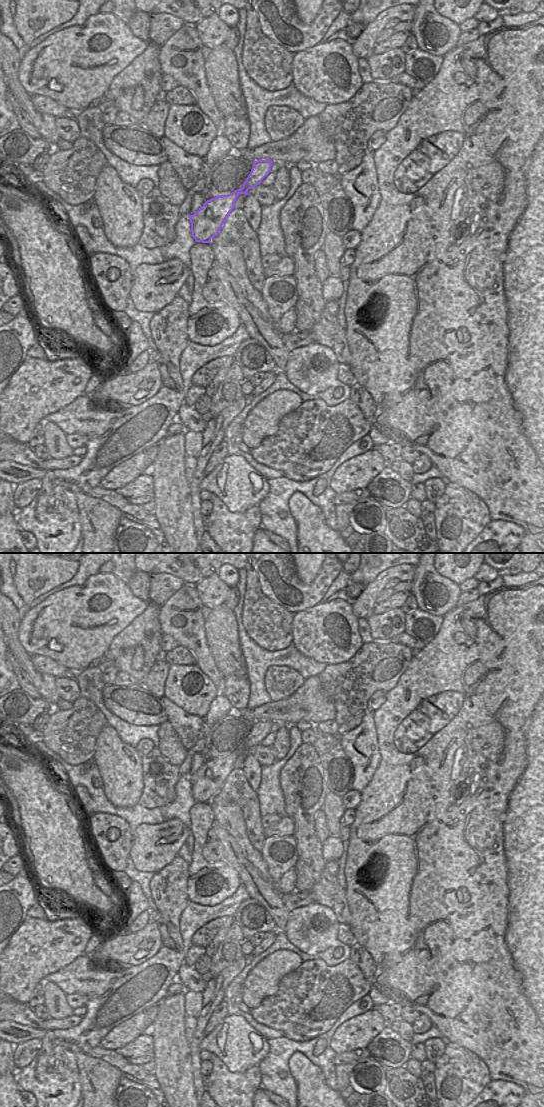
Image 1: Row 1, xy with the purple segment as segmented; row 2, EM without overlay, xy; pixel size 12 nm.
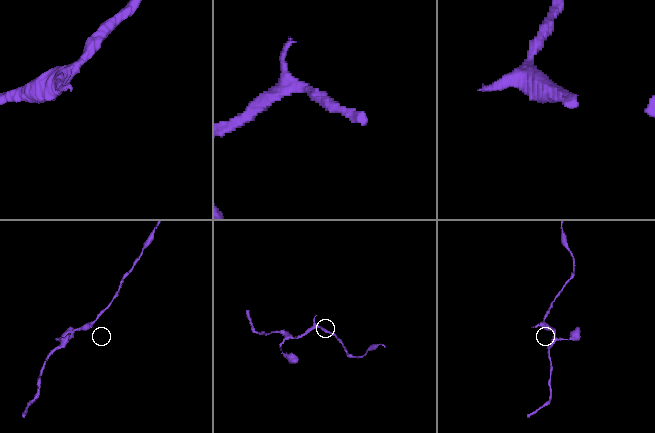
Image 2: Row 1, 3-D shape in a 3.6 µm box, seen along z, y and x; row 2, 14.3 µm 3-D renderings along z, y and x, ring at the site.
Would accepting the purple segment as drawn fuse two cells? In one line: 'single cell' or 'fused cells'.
single cell

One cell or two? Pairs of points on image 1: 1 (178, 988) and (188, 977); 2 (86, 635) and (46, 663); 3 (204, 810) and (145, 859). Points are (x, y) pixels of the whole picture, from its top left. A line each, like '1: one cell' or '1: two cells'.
1: two cells
2: two cells
3: two cells

